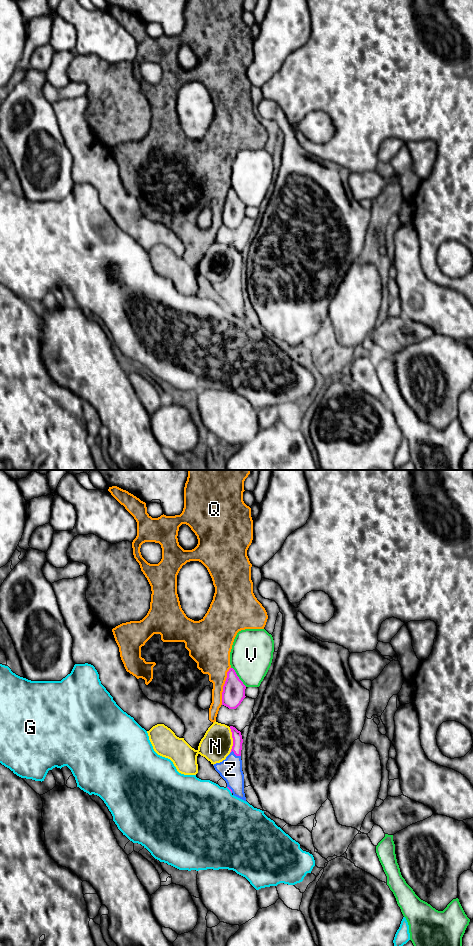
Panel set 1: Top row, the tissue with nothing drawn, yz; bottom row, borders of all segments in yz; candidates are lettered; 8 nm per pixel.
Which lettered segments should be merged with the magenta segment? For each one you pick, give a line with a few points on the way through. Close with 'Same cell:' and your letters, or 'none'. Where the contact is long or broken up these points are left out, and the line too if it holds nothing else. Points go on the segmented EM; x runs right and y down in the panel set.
Same cell: Z

